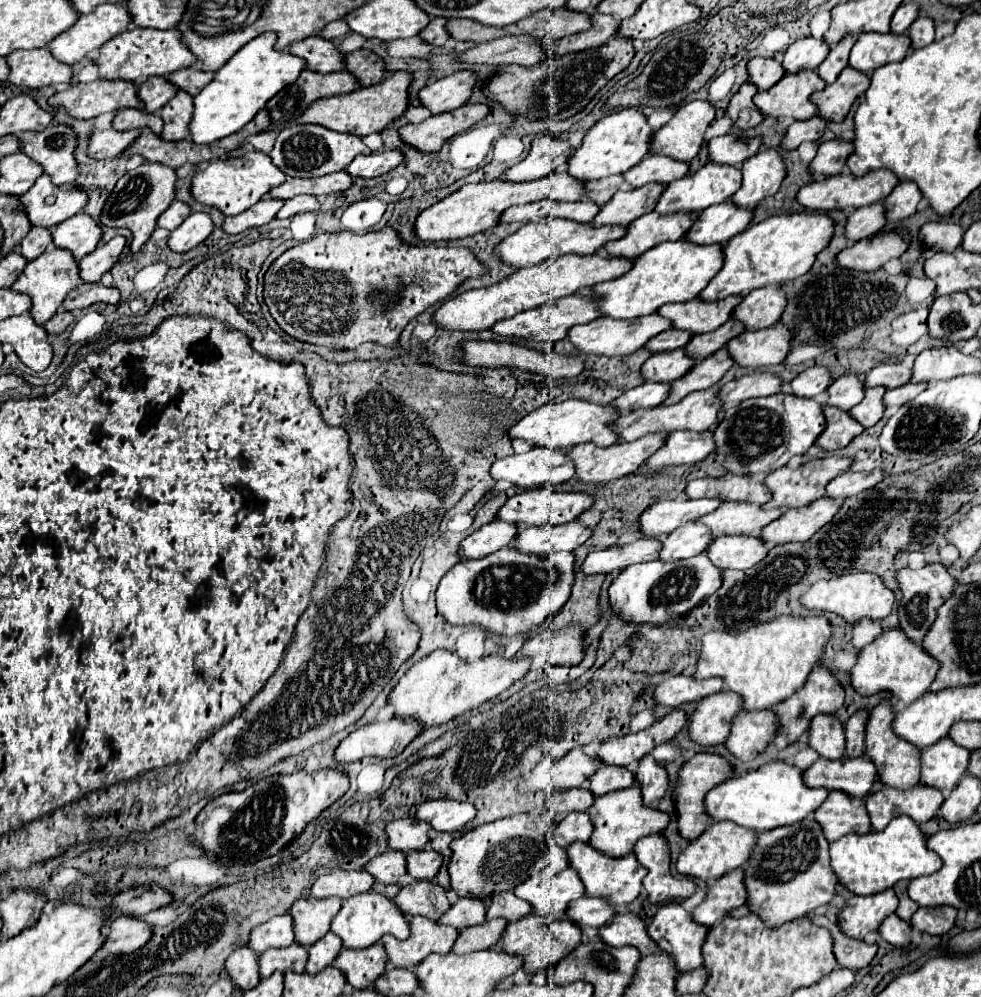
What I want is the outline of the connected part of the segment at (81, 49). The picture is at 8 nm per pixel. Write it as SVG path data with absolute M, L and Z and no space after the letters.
M100 4L90 14L80 16L76 26L72 26L68 32L62 32L60 36L56 36L56 40L52 40L52 44L48 48L50 48L52 54L58 56L58 60L62 60L66 64L76 64L76 62L84 60L88 52L92 52L96 48L102 48L114 36L126 32L130 22L132 22L132 16L128 14L126 4Z

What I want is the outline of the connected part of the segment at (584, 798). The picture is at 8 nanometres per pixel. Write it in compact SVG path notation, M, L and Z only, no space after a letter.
M568 788L568 790L548 796L546 806L548 806L548 812L568 814L574 810L586 812L592 806L592 802L594 802L594 796L588 788Z

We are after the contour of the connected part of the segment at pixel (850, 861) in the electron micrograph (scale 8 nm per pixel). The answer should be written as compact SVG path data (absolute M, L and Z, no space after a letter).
M896 816L884 830L868 834L848 834L830 844L830 864L840 884L854 894L876 894L892 888L898 880L912 880L936 872L942 858L926 848L926 836L910 816Z

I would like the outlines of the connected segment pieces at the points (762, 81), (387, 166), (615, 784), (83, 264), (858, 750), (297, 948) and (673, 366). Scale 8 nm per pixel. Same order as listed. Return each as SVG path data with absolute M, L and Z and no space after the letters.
M752 58L748 62L748 78L760 90L772 88L782 76L784 70L780 68L780 62L774 58Z
M400 150L372 152L372 154L366 154L366 156L360 154L348 166L348 174L360 176L360 178L374 178L374 176L380 176L380 174L394 170L402 162L404 162L404 154Z
M602 766L594 776L590 776L590 790L594 796L602 796L612 790L630 788L636 782L634 774L624 766Z
M116 236L110 242L100 244L90 256L84 256L80 260L80 278L84 282L100 282L100 278L118 262L126 242L124 236Z
M860 708L846 722L846 740L848 740L846 756L854 758L864 754L864 730L866 730L868 718L870 718L870 712L866 708Z
M292 942L288 948L278 948L278 950L272 948L260 956L260 976L268 978L274 970L304 972L306 962L308 962L308 948L298 942Z
M684 348L672 352L652 354L640 368L644 382L662 382L670 384L672 380L684 376L694 366L694 360L684 354Z

